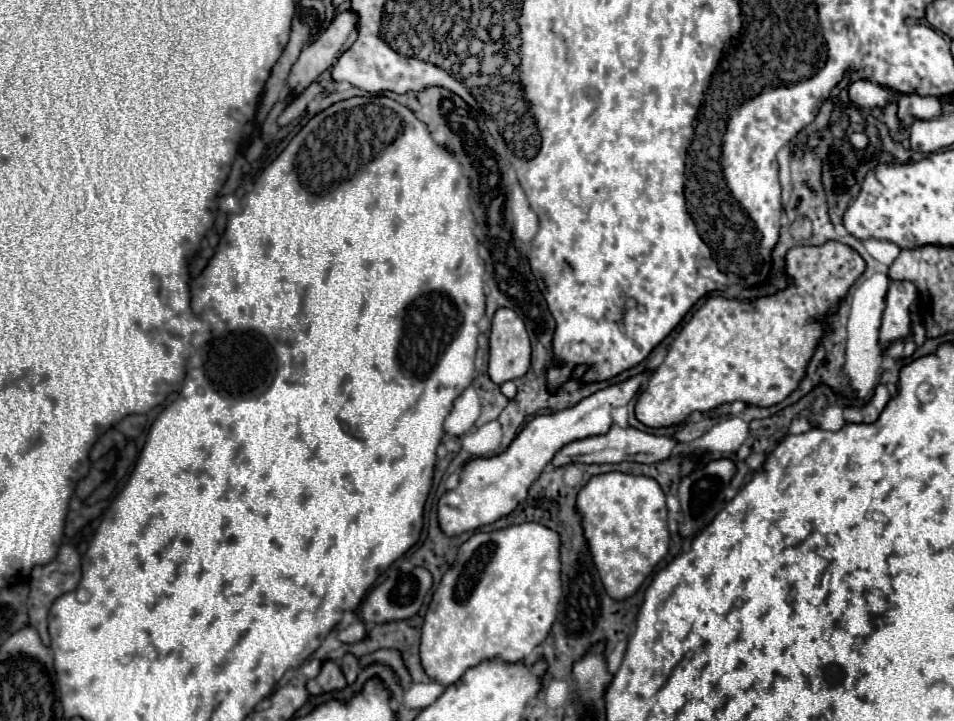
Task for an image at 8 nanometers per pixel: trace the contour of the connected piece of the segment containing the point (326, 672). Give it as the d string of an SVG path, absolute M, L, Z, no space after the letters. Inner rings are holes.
M334 661L324 663L320 675L308 681L310 695L322 695L322 693L330 693L330 691L344 689L344 687L346 687L346 679L344 679L340 667Z

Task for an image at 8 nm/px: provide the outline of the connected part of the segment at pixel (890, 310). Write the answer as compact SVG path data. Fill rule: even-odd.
M892 281L886 297L880 343L890 345L910 337L910 307L916 301L916 287L910 281Z

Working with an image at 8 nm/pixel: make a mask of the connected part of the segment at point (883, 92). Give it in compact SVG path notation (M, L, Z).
M858 79L848 89L850 101L858 103L858 107L876 107L876 105L888 105L892 101L900 99L900 93L886 89L878 83L872 83L870 79Z

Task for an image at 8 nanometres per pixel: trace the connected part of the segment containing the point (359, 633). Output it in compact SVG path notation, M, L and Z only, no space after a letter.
M354 621L352 625L348 625L346 629L342 629L338 633L338 639L344 643L358 643L358 641L366 639L366 635L368 635L368 631L366 631L364 621Z

